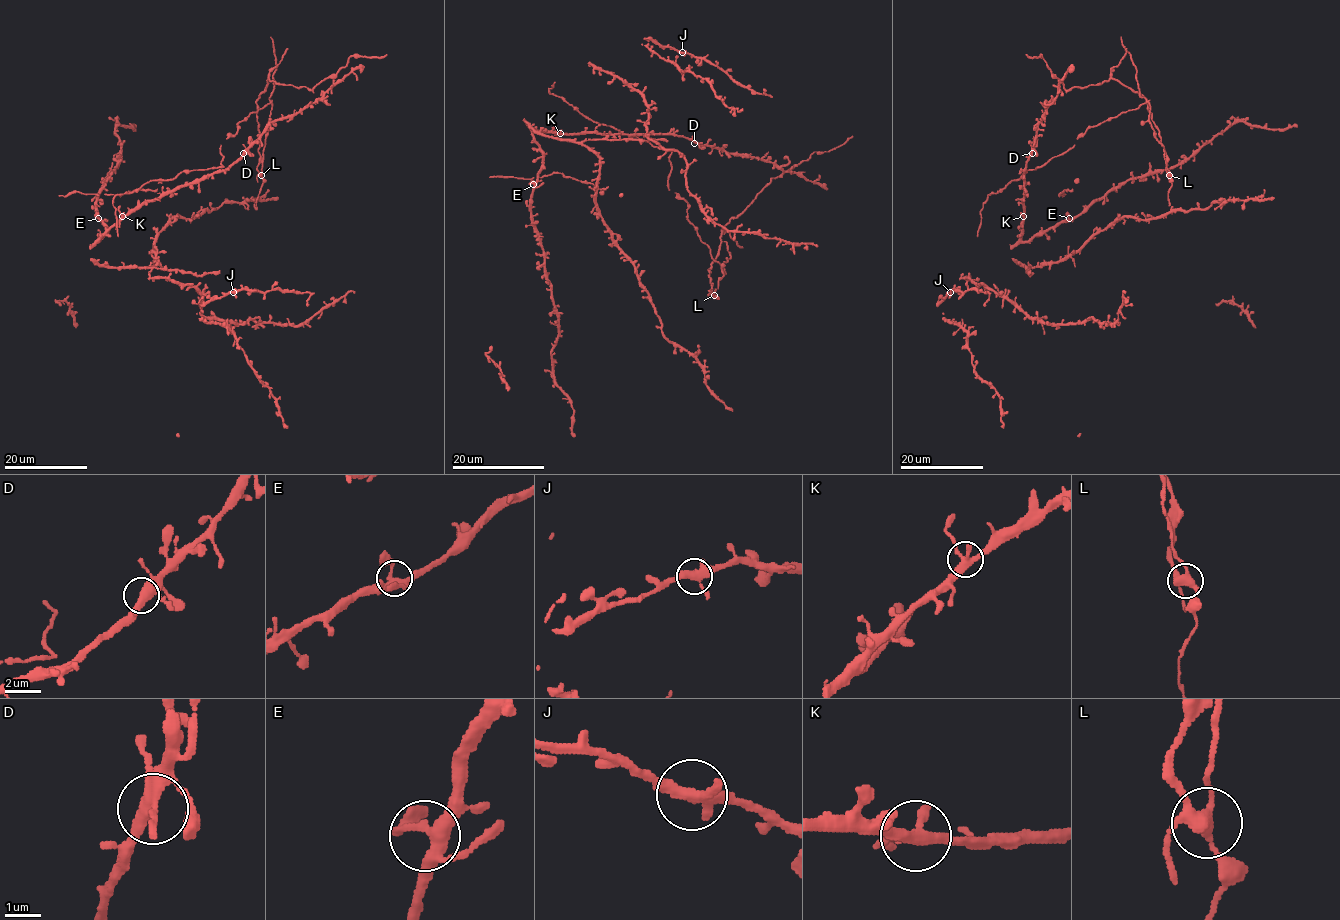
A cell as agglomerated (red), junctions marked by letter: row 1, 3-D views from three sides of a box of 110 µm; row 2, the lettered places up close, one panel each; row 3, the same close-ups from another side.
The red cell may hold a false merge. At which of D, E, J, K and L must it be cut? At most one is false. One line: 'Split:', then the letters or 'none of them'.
Split: L

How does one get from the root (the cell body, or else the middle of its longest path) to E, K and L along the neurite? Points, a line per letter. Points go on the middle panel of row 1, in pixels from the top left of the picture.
E: (652, 134), (533, 131), (533, 140), (542, 153), (542, 168), (533, 184)
K: (652, 134), (560, 133)
L: (652, 134), (683, 136), (793, 171), (772, 177), (723, 228), (719, 252), (708, 270), (713, 295)

